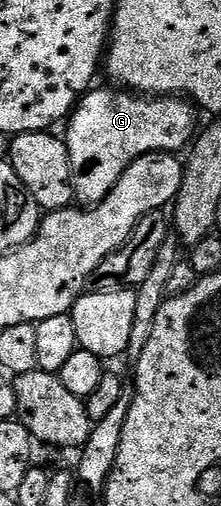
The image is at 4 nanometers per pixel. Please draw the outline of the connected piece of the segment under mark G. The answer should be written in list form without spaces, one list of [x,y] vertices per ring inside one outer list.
[[[115,86],[99,87],[89,90],[76,104],[75,111],[66,123],[72,188],[76,194],[75,202],[84,209],[97,207],[138,157],[155,151],[183,152],[198,134],[197,108],[187,98],[151,96]]]

